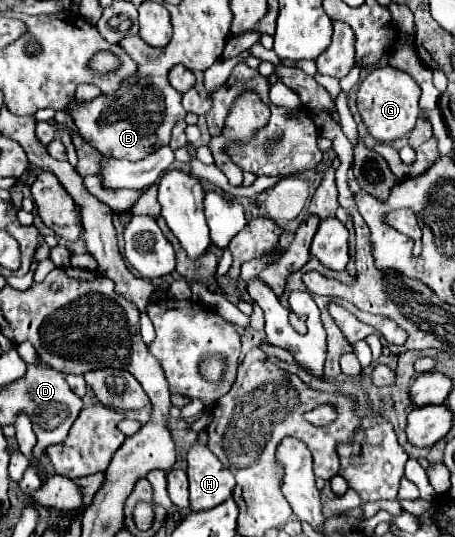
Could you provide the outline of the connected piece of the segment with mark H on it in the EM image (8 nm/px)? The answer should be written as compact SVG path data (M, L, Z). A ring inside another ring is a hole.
M195 443L187 455L189 505L193 511L213 509L233 495L235 479L221 461L203 445Z

